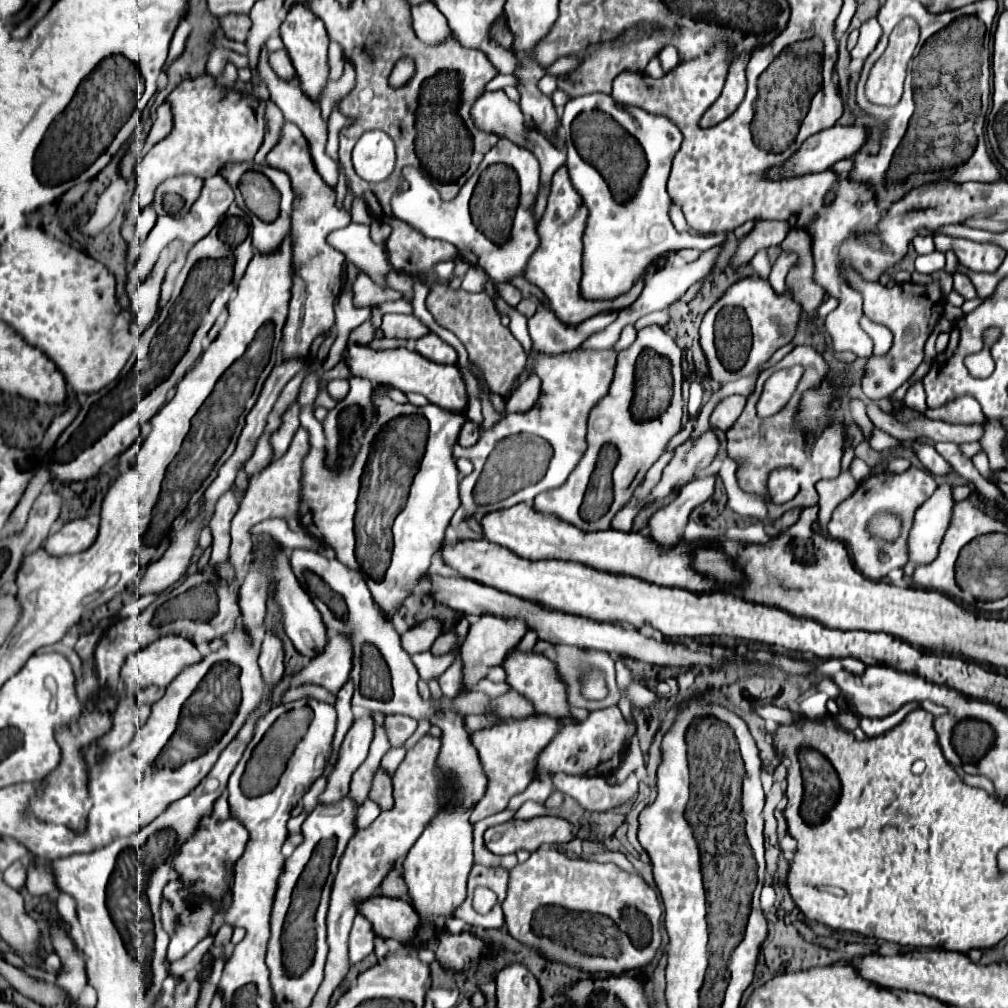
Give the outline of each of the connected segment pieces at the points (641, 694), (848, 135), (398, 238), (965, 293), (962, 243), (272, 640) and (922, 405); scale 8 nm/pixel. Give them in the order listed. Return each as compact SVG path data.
M630 685L630 699L634 707L644 709L644 707L650 707L658 697L644 685Z
M834 125L826 131L820 131L818 135L812 135L802 147L800 151L794 155L794 159L790 159L790 163L786 163L784 167L778 169L770 169L768 177L770 179L780 179L780 177L794 177L794 175L802 175L802 173L810 173L810 171L824 171L828 167L832 167L834 163L852 157L854 153L858 153L866 139L870 135L868 127L860 127L860 125Z
M390 225L392 239L388 239L388 259L394 269L418 275L434 273L438 261L456 259L456 247L446 241L426 241L426 237L410 225Z
M960 271L954 273L954 289L956 289L964 299L974 299L974 297L976 297L976 289L974 289L970 277L964 275L964 273L960 273Z
M934 235L934 247L940 253L952 249L966 269L978 273L994 273L1006 257L1006 251L994 243L974 243L970 239L956 239L948 235Z
M268 631L266 639L262 643L262 653L260 653L260 669L262 669L262 679L266 689L270 691L272 687L276 687L276 683L282 679L284 675L284 649L282 649L282 641Z
M916 381L916 383L908 389L908 393L906 393L906 397L904 397L904 403L906 403L912 411L918 411L918 413L924 413L924 411L928 409L924 385L922 385L920 381Z

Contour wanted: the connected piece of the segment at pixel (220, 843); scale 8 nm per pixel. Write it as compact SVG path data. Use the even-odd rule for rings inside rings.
M212 817L202 819L192 837L180 845L172 863L178 879L184 883L186 895L208 897L212 903L220 903L230 889L232 881L230 869L242 857L246 841L248 841L248 829L236 817L228 817L226 821L214 821Z

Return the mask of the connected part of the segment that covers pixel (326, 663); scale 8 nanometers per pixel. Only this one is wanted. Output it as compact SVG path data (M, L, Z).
M346 635L330 637L320 657L302 669L302 677L314 677L314 685L322 685L332 693L338 693L352 671L352 657L352 643Z

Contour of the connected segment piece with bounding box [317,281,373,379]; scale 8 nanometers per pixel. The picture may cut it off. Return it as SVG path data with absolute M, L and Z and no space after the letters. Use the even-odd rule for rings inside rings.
M350 281L345 282L342 293L347 294L341 294L335 304L335 332L337 336L330 348L327 359L320 371L317 372L319 379L341 360L344 349L348 344L350 332L370 318L373 306L368 306L364 309L358 309L353 306L351 285Z

